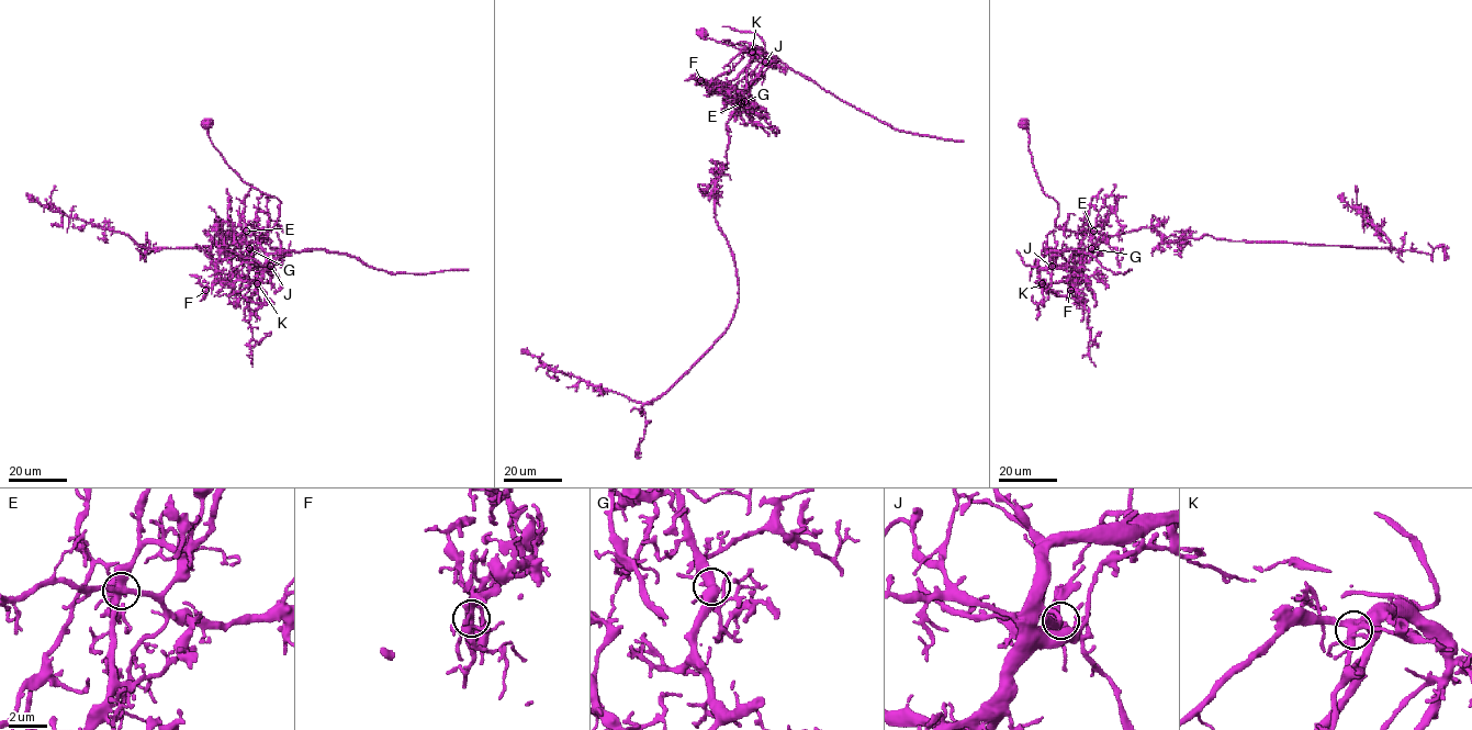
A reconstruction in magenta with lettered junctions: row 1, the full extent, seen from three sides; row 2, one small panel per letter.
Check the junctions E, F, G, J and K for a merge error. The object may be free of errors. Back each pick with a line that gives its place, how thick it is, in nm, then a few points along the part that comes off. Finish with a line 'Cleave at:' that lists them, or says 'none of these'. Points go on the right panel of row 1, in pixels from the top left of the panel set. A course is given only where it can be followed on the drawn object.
E: Place: (1093, 231). Thickness 440 nm. Course of the part to remove: (1093, 232), (1111, 236), (1154, 227), (1167, 242), (1210, 235), (1229, 240), (1393, 248), (1382, 232), (1338, 194)
Cleave at: E

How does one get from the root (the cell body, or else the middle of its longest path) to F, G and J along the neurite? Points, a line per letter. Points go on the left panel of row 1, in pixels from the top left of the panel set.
F: (205, 123), (225, 161), (280, 203), (271, 228), (245, 232), (249, 271), (232, 271), (228, 281), (205, 290)
G: (205, 123), (208, 136), (225, 161), (244, 181), (280, 203), (280, 216), (271, 228), (245, 232), (249, 248)
J: (205, 123), (225, 161), (280, 203), (271, 228), (245, 234), (251, 267), (270, 266)

